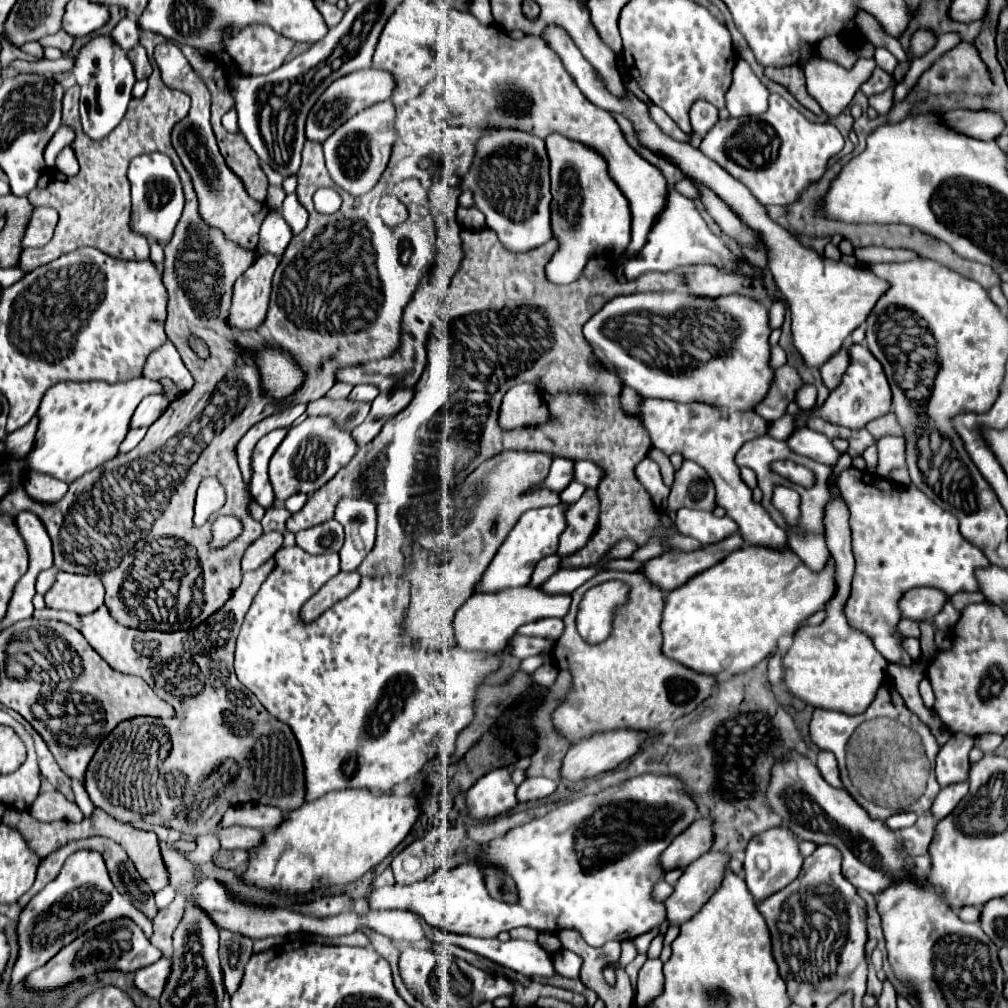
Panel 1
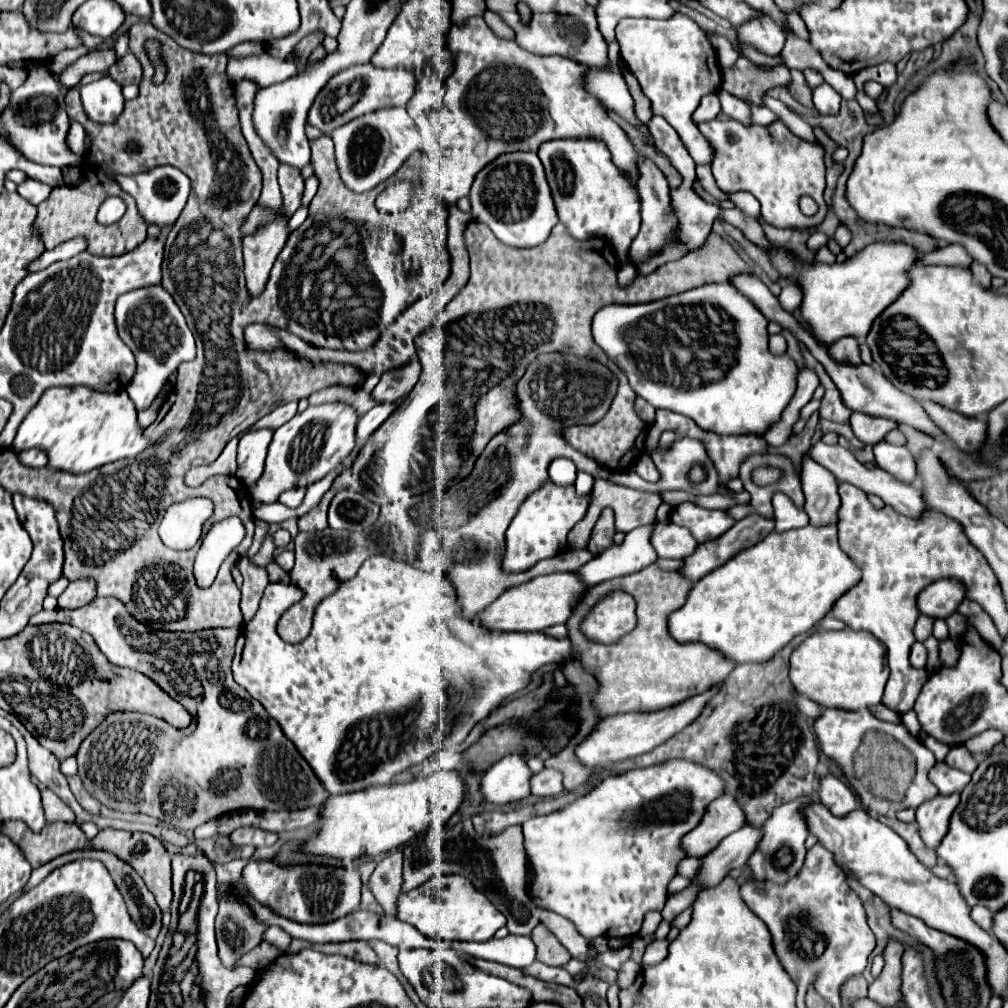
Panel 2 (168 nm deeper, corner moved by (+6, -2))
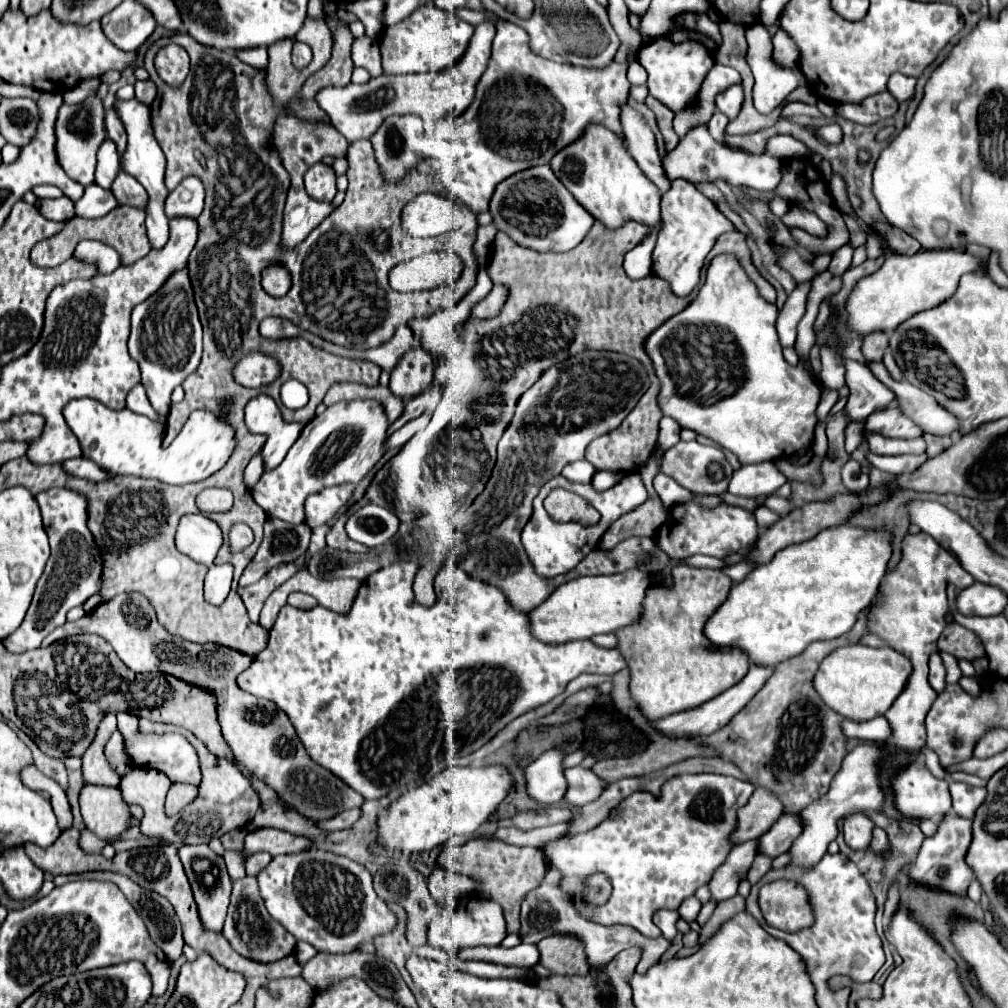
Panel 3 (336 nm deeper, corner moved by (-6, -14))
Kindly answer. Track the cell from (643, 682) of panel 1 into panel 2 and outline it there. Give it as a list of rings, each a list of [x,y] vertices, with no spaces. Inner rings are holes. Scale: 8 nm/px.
[[[648,566],[636,574],[614,578],[584,590],[580,602],[574,606],[568,618],[568,638],[572,642],[572,656],[578,660],[588,674],[598,682],[598,690],[592,696],[592,708],[600,718],[626,712],[656,712],[678,702],[684,702],[696,694],[710,690],[726,680],[736,662],[720,656],[720,652],[710,650],[702,644],[678,644],[668,636],[666,620],[672,610],[678,610],[690,590],[690,582],[676,572],[664,572],[656,566]],[[610,590],[626,590],[636,600],[636,628],[624,634],[620,642],[596,644],[582,636],[578,630],[580,620],[588,614],[592,604],[608,594]]]

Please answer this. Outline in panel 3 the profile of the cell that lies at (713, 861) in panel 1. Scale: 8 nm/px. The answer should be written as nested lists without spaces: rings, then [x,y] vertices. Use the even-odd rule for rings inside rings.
[[[782,814],[782,818],[760,838],[760,854],[768,854],[772,858],[790,850],[792,842],[802,834],[804,824],[800,822],[800,814]]]

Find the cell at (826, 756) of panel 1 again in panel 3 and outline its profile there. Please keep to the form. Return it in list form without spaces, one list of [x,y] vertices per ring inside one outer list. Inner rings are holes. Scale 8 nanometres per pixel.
[[[850,814],[844,818],[844,838],[852,850],[868,850],[874,822],[866,814]]]

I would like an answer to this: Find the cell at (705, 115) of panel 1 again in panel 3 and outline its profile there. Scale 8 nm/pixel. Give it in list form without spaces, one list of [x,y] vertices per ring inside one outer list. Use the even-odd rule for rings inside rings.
[[[742,84],[730,86],[728,90],[724,90],[722,94],[716,96],[716,108],[718,108],[722,114],[726,114],[730,120],[738,116],[740,108],[742,108],[742,102],[744,102]]]

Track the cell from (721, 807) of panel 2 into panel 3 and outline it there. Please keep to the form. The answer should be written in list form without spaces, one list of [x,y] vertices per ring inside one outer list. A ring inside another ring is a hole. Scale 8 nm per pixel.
[[[756,788],[752,798],[744,808],[738,810],[738,828],[732,834],[734,844],[742,844],[746,840],[758,838],[770,830],[770,826],[782,816],[784,804],[772,790]]]

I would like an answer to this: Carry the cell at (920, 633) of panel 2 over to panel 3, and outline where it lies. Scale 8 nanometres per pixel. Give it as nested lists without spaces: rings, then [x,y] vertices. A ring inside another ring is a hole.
[[[950,622],[942,636],[938,638],[938,650],[942,652],[948,652],[952,656],[956,656],[958,660],[964,658],[964,660],[976,660],[976,658],[982,658],[986,656],[986,650],[982,646],[982,640],[968,628],[956,624],[956,622]]]

